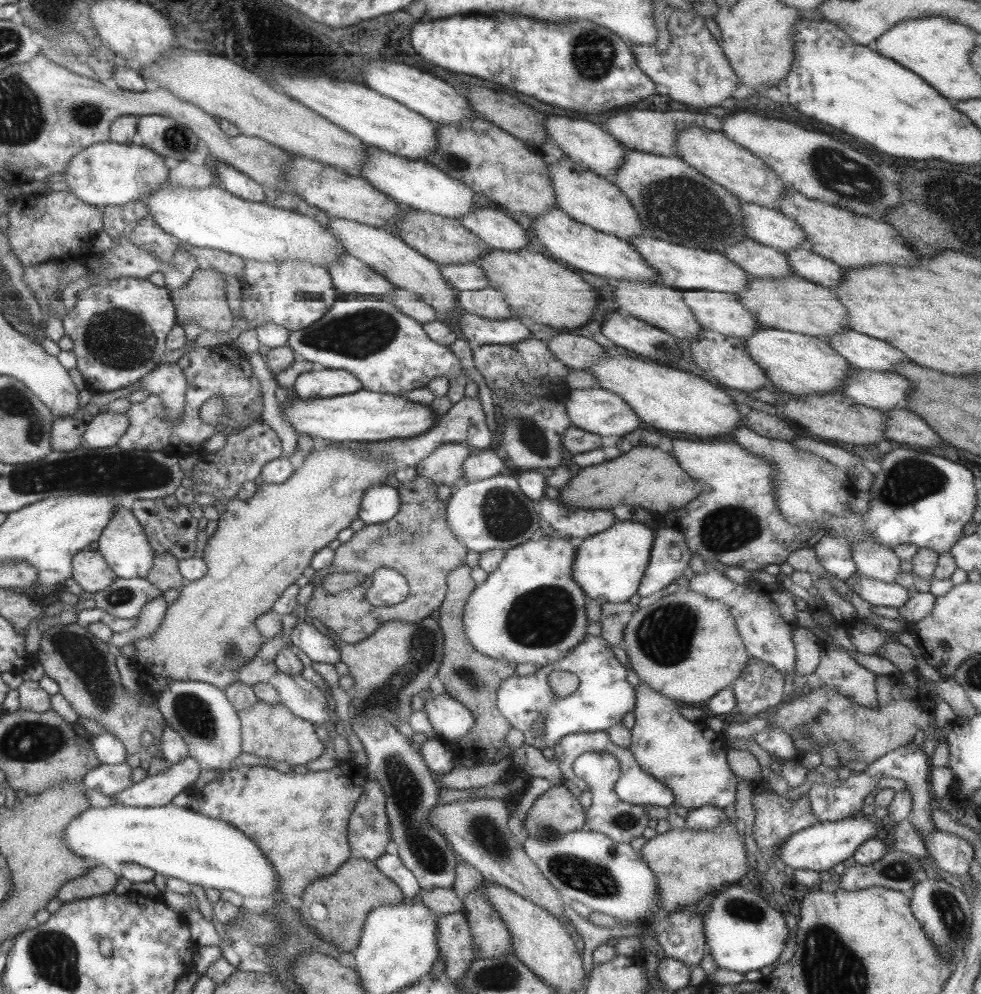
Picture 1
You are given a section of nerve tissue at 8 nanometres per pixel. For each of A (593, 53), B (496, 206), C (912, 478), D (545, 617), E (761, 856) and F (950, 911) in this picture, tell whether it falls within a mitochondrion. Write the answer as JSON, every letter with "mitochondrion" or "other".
{"A":"mitochondrion","B":"other","C":"mitochondrion","D":"mitochondrion","E":"other","F":"mitochondrion"}

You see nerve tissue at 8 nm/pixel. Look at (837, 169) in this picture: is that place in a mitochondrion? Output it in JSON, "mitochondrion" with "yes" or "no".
{"mitochondrion":"yes"}

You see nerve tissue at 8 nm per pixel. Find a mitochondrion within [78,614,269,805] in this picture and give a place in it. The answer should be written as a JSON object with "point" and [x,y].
{"point":[194,713]}

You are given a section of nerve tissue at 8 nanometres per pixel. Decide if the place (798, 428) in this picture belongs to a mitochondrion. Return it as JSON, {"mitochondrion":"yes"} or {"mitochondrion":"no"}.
{"mitochondrion":"no"}

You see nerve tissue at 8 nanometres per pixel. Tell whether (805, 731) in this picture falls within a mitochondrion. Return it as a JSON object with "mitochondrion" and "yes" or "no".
{"mitochondrion":"yes"}

